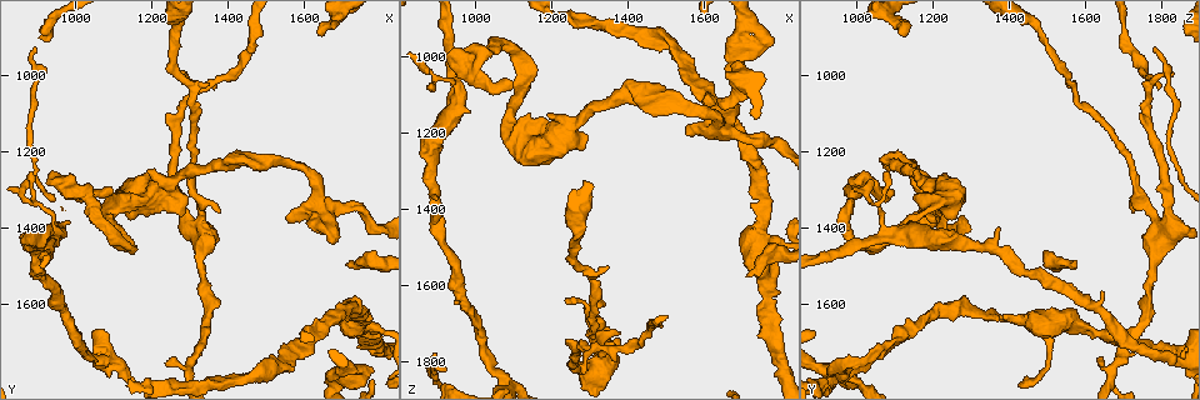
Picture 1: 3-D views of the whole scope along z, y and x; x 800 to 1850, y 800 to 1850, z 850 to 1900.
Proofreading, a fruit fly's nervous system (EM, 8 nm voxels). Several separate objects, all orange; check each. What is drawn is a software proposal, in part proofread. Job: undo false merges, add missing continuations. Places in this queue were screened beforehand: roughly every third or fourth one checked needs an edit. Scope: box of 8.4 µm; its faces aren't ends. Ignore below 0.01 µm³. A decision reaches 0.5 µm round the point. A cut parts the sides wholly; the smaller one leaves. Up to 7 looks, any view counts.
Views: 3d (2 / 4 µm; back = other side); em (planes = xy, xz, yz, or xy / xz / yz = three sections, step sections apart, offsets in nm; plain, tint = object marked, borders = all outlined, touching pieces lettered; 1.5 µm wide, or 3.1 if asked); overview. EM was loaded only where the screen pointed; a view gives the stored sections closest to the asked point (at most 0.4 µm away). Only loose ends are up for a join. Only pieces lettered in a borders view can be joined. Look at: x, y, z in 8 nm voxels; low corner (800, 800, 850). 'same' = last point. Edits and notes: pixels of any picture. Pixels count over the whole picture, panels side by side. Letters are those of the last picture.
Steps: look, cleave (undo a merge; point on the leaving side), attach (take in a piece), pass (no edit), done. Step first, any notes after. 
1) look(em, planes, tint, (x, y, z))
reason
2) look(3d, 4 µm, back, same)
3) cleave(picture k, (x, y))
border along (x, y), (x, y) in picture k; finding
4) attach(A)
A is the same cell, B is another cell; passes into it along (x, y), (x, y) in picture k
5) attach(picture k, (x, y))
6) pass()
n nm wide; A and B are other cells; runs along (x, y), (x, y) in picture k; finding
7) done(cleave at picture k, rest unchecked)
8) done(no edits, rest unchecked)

look(em, xz, step 4, borders, (1065, 1750, 1825))
two arms in line, one across

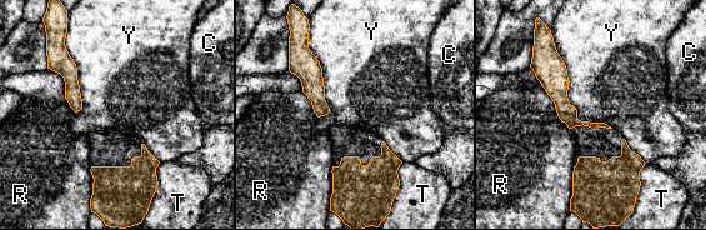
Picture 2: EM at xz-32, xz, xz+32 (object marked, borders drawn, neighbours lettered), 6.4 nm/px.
look(em, planes, borders, same)
cut it another way

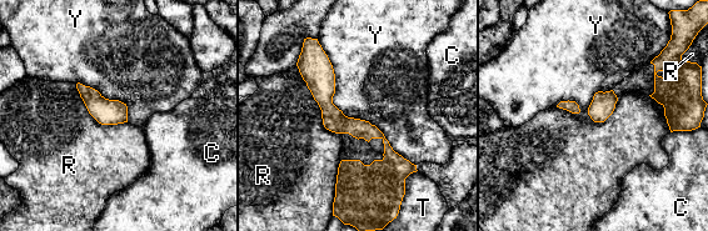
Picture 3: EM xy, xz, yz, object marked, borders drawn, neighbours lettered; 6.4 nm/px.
pass()
C, R, T and Y are other cells; continuous, no second cell

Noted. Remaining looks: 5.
look(3d, 2 µm, (1230, 1755, 1645))
branch stops here

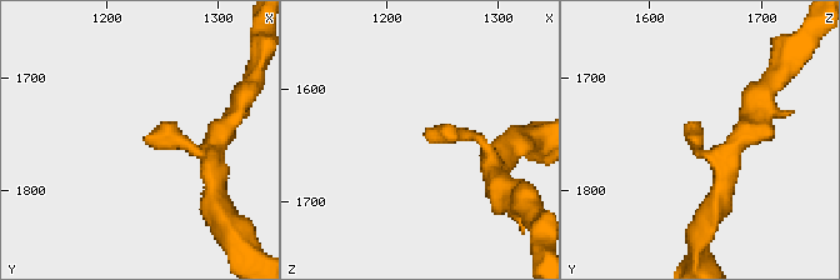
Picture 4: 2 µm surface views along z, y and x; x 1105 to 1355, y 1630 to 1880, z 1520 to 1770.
look(em, planes, tint, (1234, 1758, 1644))

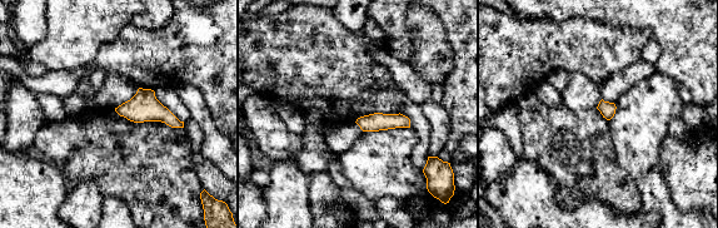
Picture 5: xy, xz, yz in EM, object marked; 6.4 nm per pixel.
look(em, planes, borders, same)
see the neighbours

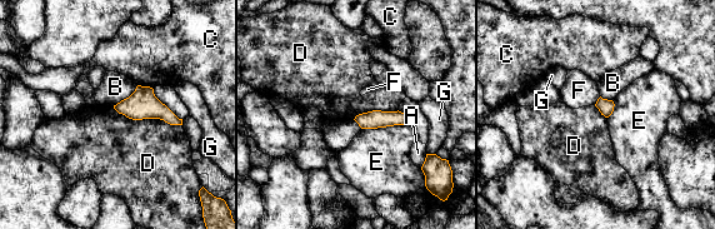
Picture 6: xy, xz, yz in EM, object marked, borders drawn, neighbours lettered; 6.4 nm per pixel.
pass()
A, B, C, D, E, F and G are other cells; none of them fits

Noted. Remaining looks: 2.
look(em, planes, tint, (1745, 1630, 1385))

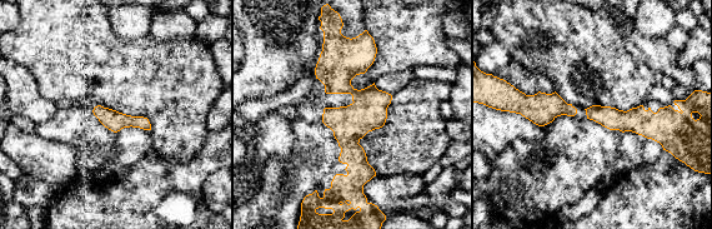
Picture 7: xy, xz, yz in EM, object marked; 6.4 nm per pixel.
look(em, planes, borders, same)

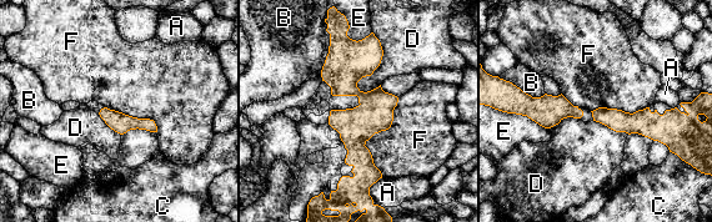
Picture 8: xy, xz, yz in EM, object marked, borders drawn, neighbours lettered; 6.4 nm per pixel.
pass()
F touches over 500 nm; A, B, C, D, E and F are other cells; border along (399, 97), (365, 145), (381, 176) in picture 8; all the same cell

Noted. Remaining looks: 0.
done(no edits, rest unchecked)

